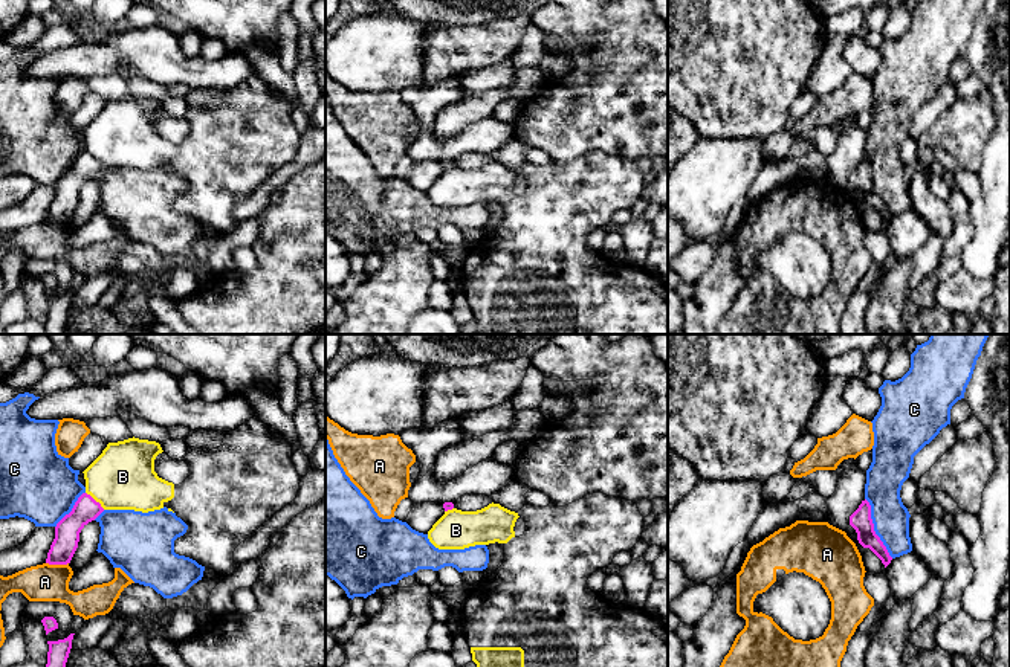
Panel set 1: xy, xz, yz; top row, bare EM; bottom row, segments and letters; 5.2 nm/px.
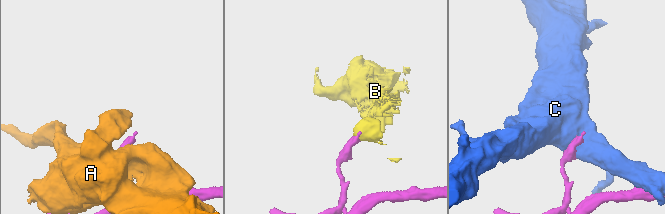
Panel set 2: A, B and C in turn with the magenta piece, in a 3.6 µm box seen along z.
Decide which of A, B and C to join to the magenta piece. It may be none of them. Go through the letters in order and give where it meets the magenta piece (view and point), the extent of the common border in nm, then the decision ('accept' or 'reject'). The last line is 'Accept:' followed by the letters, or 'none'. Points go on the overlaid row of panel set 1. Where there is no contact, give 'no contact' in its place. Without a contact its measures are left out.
A: xy (57, 563) | 120 nm | reject
B: xy (93, 499) | 140 nm | reject
C: yz (873, 528) | 360 nm | reject
Accept: none

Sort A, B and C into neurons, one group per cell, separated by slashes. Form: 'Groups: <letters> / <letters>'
Groups: A / B / C

